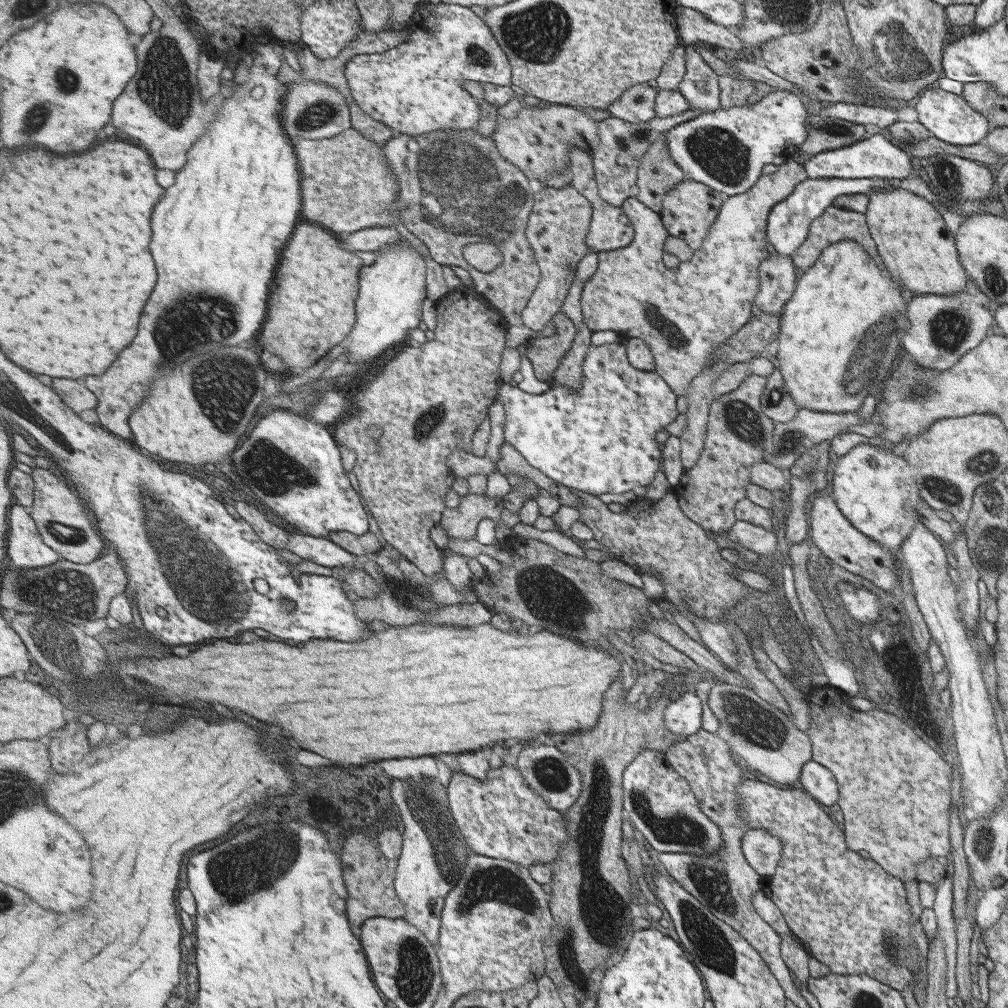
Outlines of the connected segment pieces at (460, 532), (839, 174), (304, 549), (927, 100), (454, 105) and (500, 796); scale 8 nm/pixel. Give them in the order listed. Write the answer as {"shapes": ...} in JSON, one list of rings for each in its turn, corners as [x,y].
{"shapes":[[[[467,493],[458,507],[444,510],[441,525],[450,538],[473,540],[477,536],[479,523],[484,518],[500,518],[504,509],[502,498]]],[[[879,133],[849,146],[811,155],[803,162],[803,166],[806,171],[806,178],[809,179],[887,178],[891,180],[896,178],[899,180],[911,176],[912,169],[908,153]]],[[[298,533],[288,539],[286,548],[291,552],[334,571],[338,568],[353,567],[352,564],[355,564],[355,555],[330,538]]],[[[939,87],[927,89],[919,96],[919,100],[913,103],[914,109],[918,114],[918,123],[923,126],[933,137],[957,146],[970,146],[977,144],[982,138],[987,136],[992,126],[988,120],[963,100],[961,95],[954,95],[950,92],[941,90]]],[[[423,3],[418,5],[417,12],[410,21],[408,26],[410,28],[410,37],[403,41],[396,48],[390,48],[386,53],[374,53],[374,54],[360,54],[354,56],[348,63],[345,64],[345,73],[350,89],[354,99],[358,101],[358,105],[369,115],[375,117],[375,120],[387,125],[398,134],[409,134],[411,136],[417,136],[435,131],[445,131],[450,133],[463,132],[467,129],[475,129],[481,122],[481,106],[477,99],[471,96],[465,88],[463,88],[463,82],[467,80],[475,80],[478,82],[491,82],[503,86],[513,86],[513,71],[512,64],[510,63],[507,53],[501,48],[498,40],[495,38],[494,32],[491,30],[490,25],[486,23],[484,17],[477,16],[470,7],[466,7],[460,4],[447,4],[447,3]]],[[[517,764],[491,768],[484,781],[456,768],[446,796],[449,810],[473,853],[510,860],[525,867],[540,862],[550,867],[558,858],[559,847],[567,841],[562,812],[551,810],[543,796],[530,787]]]]}

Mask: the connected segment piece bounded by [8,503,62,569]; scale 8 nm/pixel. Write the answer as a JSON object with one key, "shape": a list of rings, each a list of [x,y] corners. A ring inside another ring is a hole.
{"shape":[[[18,503],[12,505],[10,525],[9,556],[15,566],[39,568],[61,560],[62,556],[44,541],[30,509]]]}

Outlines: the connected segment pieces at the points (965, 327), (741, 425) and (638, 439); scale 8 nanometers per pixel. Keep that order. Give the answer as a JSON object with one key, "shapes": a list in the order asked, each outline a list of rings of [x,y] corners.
{"shapes":[[[[965,288],[948,295],[912,295],[907,320],[911,328],[901,335],[903,349],[919,367],[939,372],[947,372],[965,353],[975,349],[993,324],[991,312],[979,306]]],[[[751,374],[739,385],[739,388],[715,398],[708,410],[708,423],[705,424],[705,435],[699,458],[691,469],[684,470],[683,476],[674,488],[673,493],[677,496],[679,506],[686,516],[711,533],[723,533],[736,521],[731,513],[734,504],[746,498],[746,486],[751,483],[747,469],[755,463],[763,463],[761,444],[771,442],[774,421],[765,416],[759,404],[759,397],[765,384],[766,377]]],[[[622,343],[590,346],[585,349],[581,363],[582,381],[579,389],[551,386],[541,395],[524,392],[517,384],[501,383],[497,399],[505,404],[508,419],[505,427],[505,443],[515,445],[523,458],[537,470],[551,477],[569,489],[577,489],[587,494],[623,494],[639,491],[655,479],[661,452],[654,439],[663,427],[677,418],[677,400],[656,370],[637,370],[627,362]]]]}

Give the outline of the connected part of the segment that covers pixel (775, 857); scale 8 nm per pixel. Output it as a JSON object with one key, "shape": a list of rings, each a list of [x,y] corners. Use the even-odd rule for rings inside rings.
{"shape":[[[761,828],[751,829],[743,835],[741,848],[750,868],[761,878],[773,875],[783,855],[779,838]]]}

